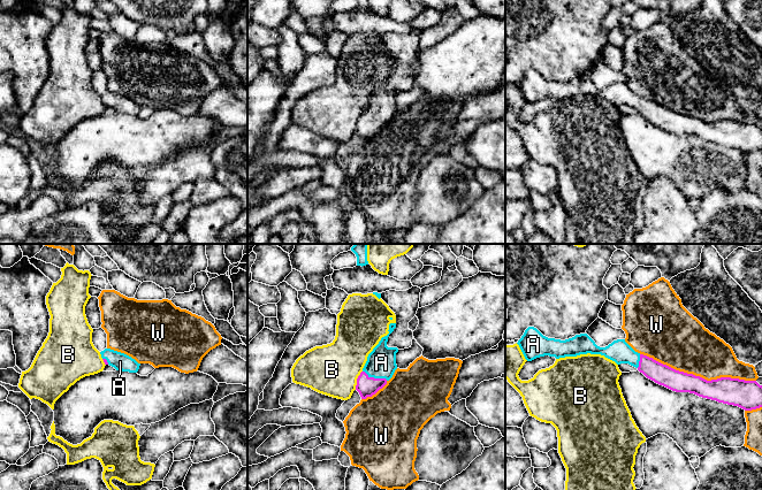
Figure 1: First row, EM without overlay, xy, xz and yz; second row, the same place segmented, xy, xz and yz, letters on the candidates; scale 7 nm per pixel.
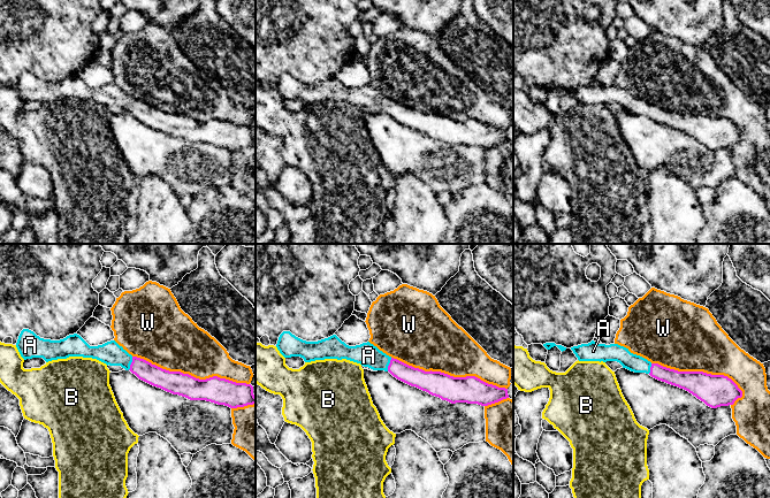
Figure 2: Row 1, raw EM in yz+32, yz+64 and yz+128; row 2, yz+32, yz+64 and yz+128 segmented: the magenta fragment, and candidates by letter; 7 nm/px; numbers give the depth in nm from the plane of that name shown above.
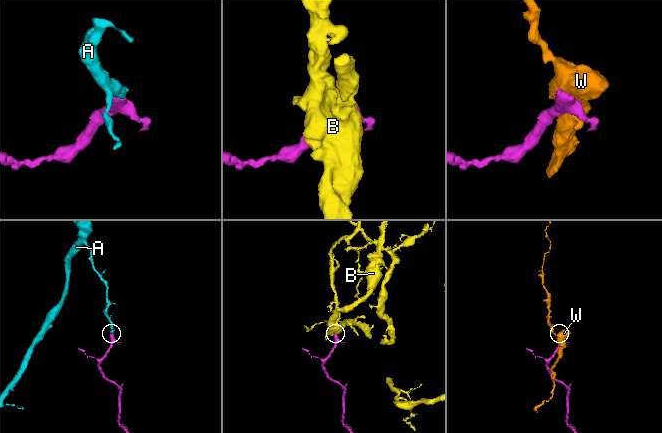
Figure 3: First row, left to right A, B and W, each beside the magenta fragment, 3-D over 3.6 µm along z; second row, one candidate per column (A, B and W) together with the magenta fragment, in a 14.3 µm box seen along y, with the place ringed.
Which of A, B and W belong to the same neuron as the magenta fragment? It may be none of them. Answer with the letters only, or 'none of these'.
A

